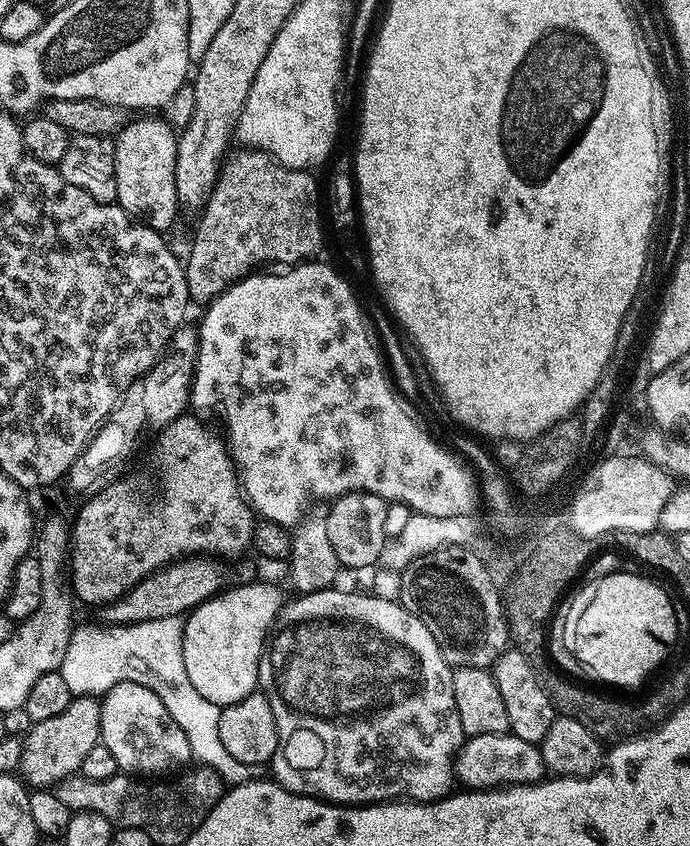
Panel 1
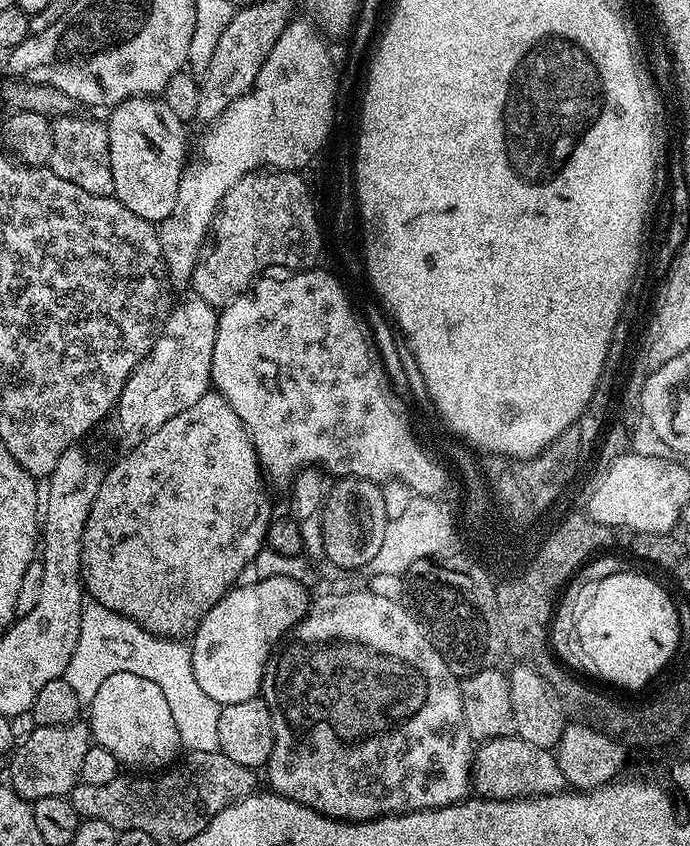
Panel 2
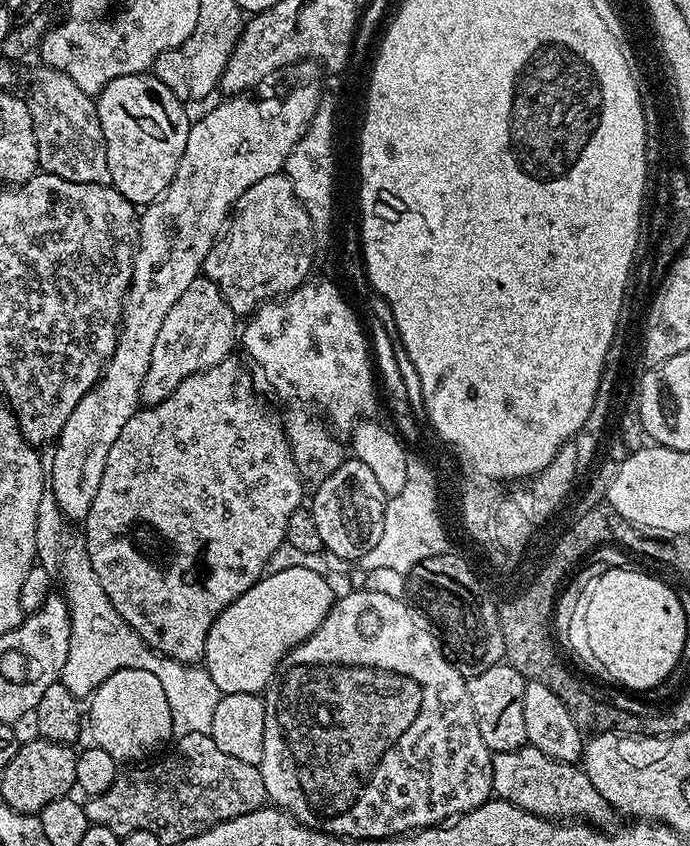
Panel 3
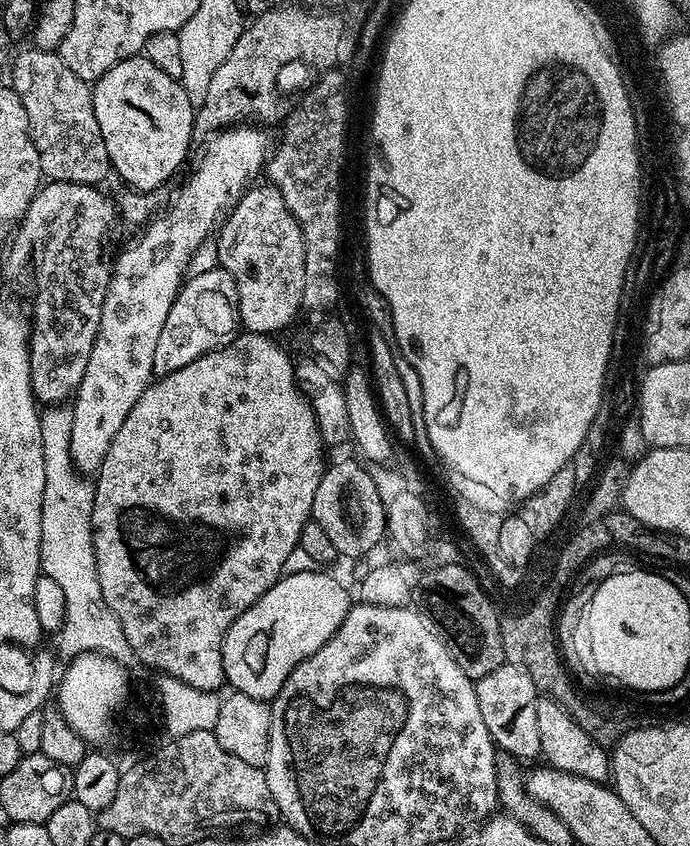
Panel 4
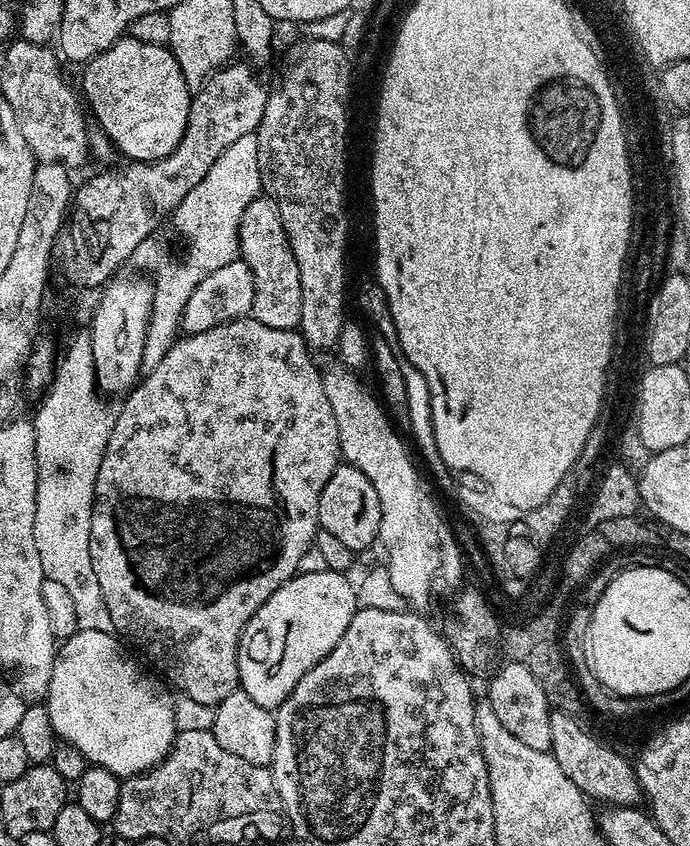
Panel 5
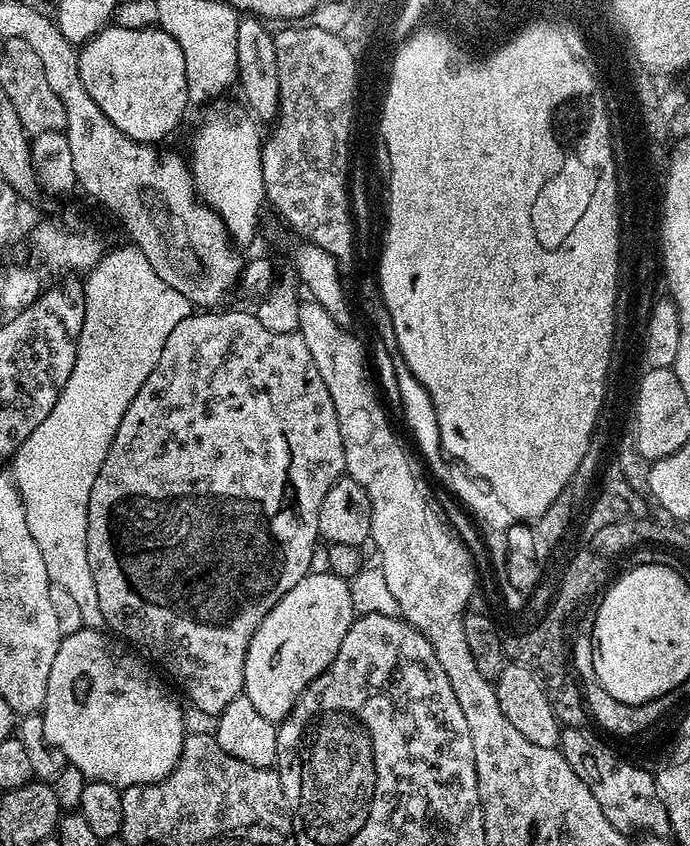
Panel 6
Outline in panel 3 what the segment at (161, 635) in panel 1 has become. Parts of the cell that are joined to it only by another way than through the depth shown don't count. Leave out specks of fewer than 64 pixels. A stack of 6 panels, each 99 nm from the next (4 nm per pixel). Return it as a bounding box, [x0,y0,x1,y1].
[36,494,222,738]

